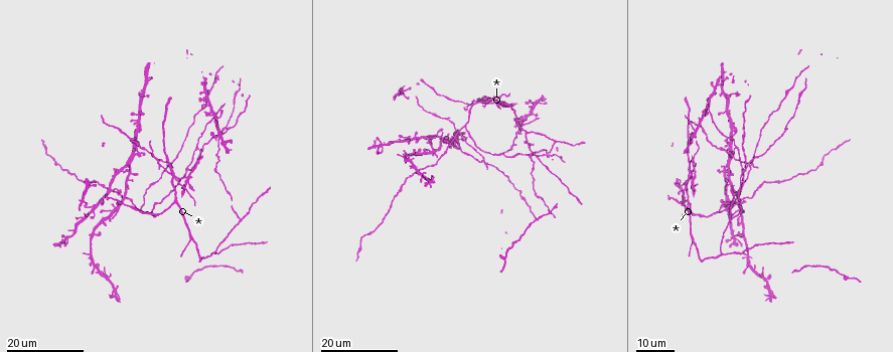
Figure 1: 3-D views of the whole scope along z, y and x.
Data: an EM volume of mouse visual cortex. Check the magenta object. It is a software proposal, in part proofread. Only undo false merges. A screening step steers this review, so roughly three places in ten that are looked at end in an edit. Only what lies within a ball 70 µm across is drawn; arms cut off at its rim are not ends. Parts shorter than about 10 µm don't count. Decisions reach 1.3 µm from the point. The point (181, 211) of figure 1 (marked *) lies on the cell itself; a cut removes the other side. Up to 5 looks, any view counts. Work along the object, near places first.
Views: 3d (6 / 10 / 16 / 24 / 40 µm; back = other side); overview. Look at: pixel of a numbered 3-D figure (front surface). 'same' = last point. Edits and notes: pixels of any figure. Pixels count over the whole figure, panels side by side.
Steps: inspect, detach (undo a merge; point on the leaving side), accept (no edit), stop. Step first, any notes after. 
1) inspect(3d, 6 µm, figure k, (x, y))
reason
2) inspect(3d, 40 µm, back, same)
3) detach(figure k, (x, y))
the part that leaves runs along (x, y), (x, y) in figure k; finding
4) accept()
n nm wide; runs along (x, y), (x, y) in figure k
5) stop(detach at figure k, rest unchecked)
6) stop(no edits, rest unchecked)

inspect(3d, 16 µm, figure 1, (484, 163))
looks like a crossing

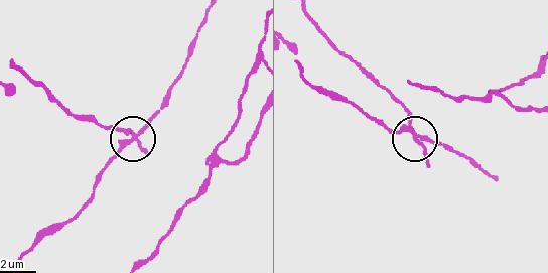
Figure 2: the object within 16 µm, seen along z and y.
inspect(3d, 6 µm, same)
zoom in

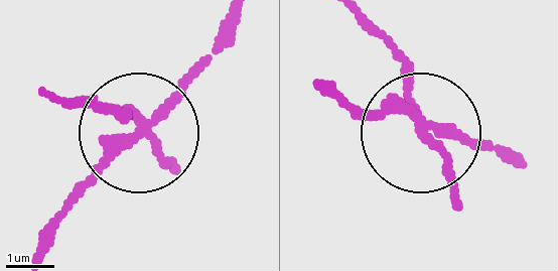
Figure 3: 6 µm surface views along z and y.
detach(figure 3, (130, 112))
the part that leaves runs along (145, 121), (133, 109), (60, 105) in figure 3; two cells meet here

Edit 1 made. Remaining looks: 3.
inspect(overview)
see it whole again

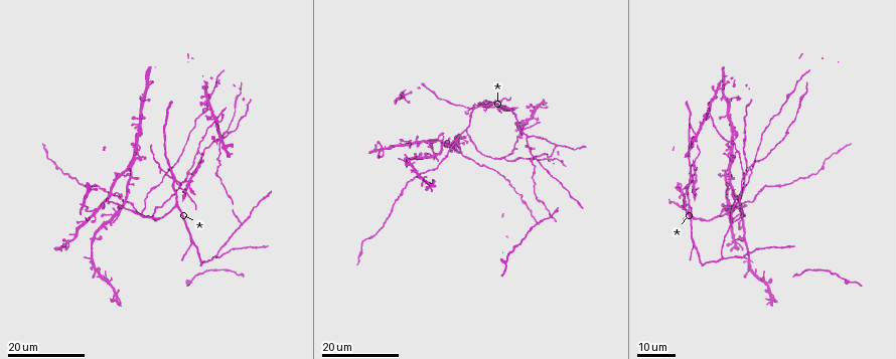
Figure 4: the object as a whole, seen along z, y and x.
inspect(3d, 24 µm, figure 4, (503, 159))
three-way junction

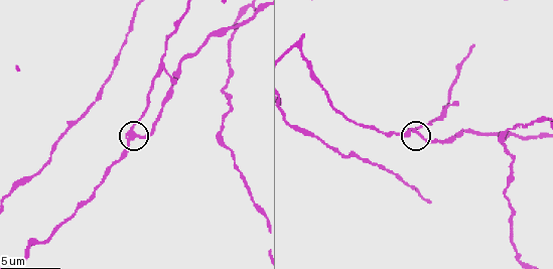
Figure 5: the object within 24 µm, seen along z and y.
inspect(3d, 6 µm, figure 5, (414, 130))
closer look

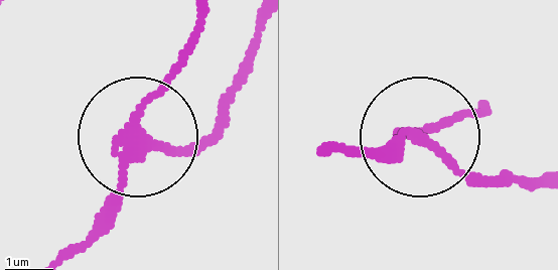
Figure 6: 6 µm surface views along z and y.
accept()
side arm 36 µm; 3 arms; one cell here

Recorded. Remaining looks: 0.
stop(detach at figure 3, rest unchecked)

